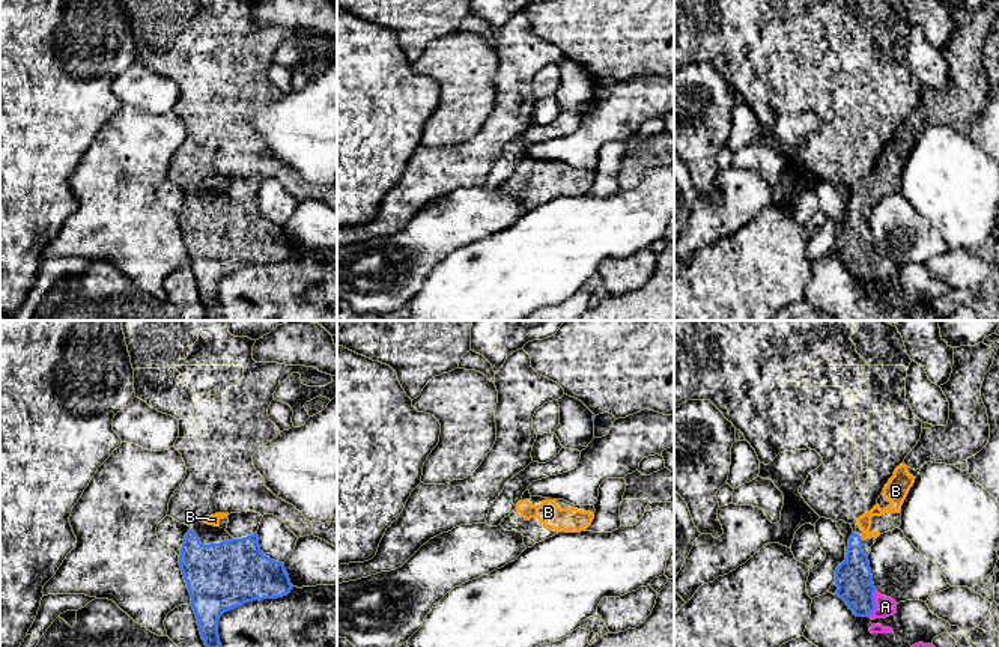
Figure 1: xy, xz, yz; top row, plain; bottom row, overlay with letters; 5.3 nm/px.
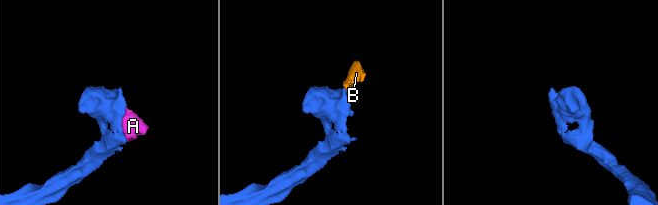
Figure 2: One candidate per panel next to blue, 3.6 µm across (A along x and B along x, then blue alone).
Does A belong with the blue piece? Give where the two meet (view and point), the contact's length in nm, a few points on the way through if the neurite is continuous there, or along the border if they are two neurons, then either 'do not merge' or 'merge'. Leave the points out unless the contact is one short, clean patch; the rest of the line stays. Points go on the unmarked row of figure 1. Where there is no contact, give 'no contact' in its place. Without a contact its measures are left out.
meets blue in yz at (874, 267); contact 150 nm long; merge

